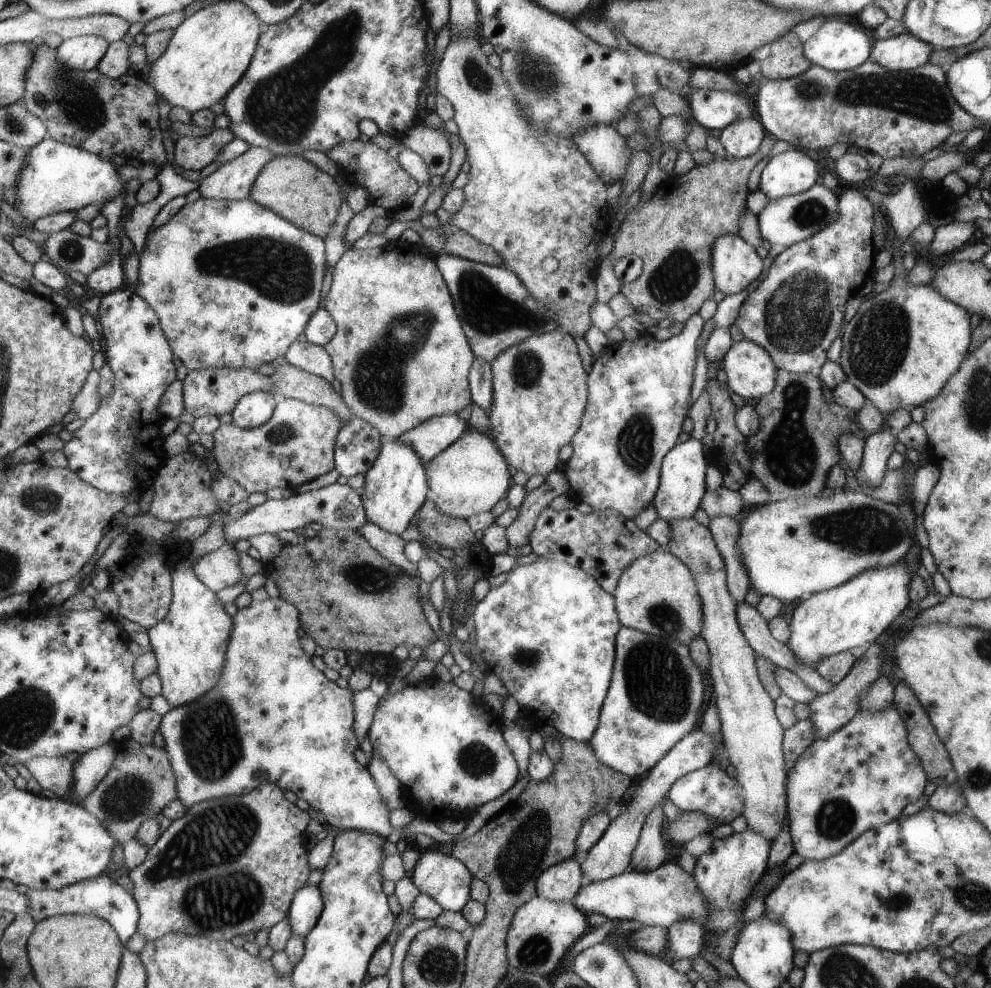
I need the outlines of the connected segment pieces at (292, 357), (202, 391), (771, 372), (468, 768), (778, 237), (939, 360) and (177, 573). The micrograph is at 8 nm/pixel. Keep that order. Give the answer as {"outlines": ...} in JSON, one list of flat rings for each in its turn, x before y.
{"outlines":[[[295,340,287,346,287,351,281,361,319,376,329,383,334,379,331,358,323,346]],[[210,367,189,371,182,381,182,410,194,419,204,415,219,416,231,413,237,403,247,394,263,390,276,394,272,378,258,374,255,369,229,369]],[[742,339,733,343,722,358,729,393,758,400,774,390,776,367,761,346]],[[430,677,416,683,408,683,395,694,383,694,375,706,375,714,369,728,372,754,381,758,385,766,399,781,404,794,410,794,419,802,418,817,434,823,445,819,448,810,472,814,483,804,494,800,512,788,517,780,517,766,502,736,501,719,481,708,477,697,463,692,452,681,441,682]],[[815,184,803,193,769,201,769,204,757,214,757,224,761,237,768,243,789,247,819,233,819,230,823,230,837,218,838,197,831,190]],[[897,254,893,256,893,278,889,282,888,287,881,291,879,294,870,294,861,300,859,308,855,315,846,326,842,327,841,340,843,340,843,346,837,358,837,363,841,366,841,370,845,374,846,382,849,382,866,400,869,400,873,406,877,406,877,410,881,414,891,414,893,410,898,410,899,408,911,410,915,407,922,406,926,401,930,401,933,396,936,396,943,389,943,386,946,385,950,378,958,373,959,364,962,364,967,353,967,348,969,348,969,312,963,310,961,306,957,306,953,302,950,302,949,299,943,298,942,294,935,290,931,284,911,284,906,278,907,270,904,270,902,264,902,254]],[[183,562,171,566,171,601,165,618,151,628,144,630,138,624,129,622,125,618,116,617,117,626,121,626,127,634,140,631,149,637,150,648,156,660,156,676,160,680,160,695,168,702,169,706,187,705,194,702,212,690,222,675,222,667,226,661,226,647,229,645,231,633,231,618,225,614,223,604,218,602,215,592,205,587,194,575,193,567]]]}

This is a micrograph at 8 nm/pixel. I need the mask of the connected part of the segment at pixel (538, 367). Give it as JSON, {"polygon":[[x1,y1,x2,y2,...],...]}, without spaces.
{"polygon":[[550,331,535,334,526,341,512,345,503,350,490,363,492,396,488,420,490,425,489,438,497,444,506,463,516,471,522,471,529,477,535,474,548,476,559,469,558,458,560,448,573,440,581,425,587,400,587,384,585,370,581,366,574,338,561,331]]}

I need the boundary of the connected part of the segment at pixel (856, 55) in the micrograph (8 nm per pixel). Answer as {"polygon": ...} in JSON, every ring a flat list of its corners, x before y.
{"polygon":[[827,18,813,31,811,37,802,44,803,55,810,60,811,65,816,65,827,71,840,72,856,69,863,62,867,61,870,56,869,38,865,32,857,26,851,24,851,20,837,20,837,18]]}

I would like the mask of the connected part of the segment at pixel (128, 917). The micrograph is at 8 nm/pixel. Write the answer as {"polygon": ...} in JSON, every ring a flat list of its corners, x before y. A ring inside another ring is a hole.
{"polygon":[[112,874,101,875,97,878,83,880,63,889,29,889,26,894,31,900,31,911,39,910,45,917,61,914,91,914,107,920,121,936,123,943,135,933,135,926,139,918,139,912,135,898,131,896,116,882,116,876]]}

